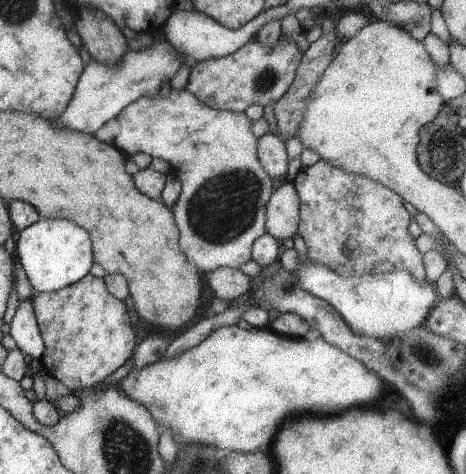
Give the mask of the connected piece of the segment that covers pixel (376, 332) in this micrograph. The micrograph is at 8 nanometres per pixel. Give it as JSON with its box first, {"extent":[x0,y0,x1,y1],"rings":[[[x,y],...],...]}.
{"extent":[291,234,436,340],"rings":[[[301,234],[293,236],[292,239],[293,248],[298,252],[298,268],[291,272],[293,286],[298,286],[329,302],[348,323],[354,334],[382,340],[408,332],[427,322],[429,312],[436,302],[436,290],[430,281],[420,282],[406,270],[344,278],[326,268],[324,264],[308,260],[308,247]]]}

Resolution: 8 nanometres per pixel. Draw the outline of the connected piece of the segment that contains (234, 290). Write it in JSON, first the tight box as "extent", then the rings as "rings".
{"extent":[205,268,251,302],"rings":[[[216,268],[205,275],[208,276],[208,286],[212,288],[215,298],[224,302],[236,300],[251,290],[251,278],[240,269]]]}

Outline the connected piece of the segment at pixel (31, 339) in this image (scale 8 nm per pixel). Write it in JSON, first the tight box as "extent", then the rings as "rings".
{"extent":[10,297,47,360],"rings":[[[32,297],[20,302],[10,325],[10,334],[17,348],[34,360],[42,359],[47,351],[46,341],[39,328]]]}

